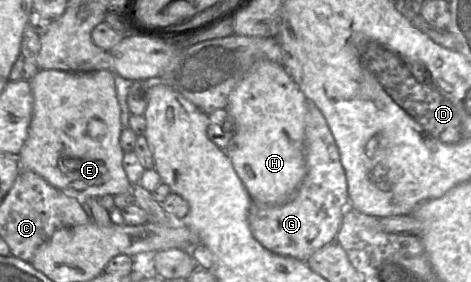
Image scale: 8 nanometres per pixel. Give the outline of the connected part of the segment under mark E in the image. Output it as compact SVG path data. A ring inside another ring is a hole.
M39 70L29 82L34 99L33 114L29 126L28 137L17 156L20 166L38 174L50 185L62 191L65 195L76 198L80 203L84 203L88 198L96 198L105 194L115 196L117 194L132 193L132 184L123 168L124 150L120 145L122 124L120 120L120 106L116 96L114 72L111 70L93 72Z

